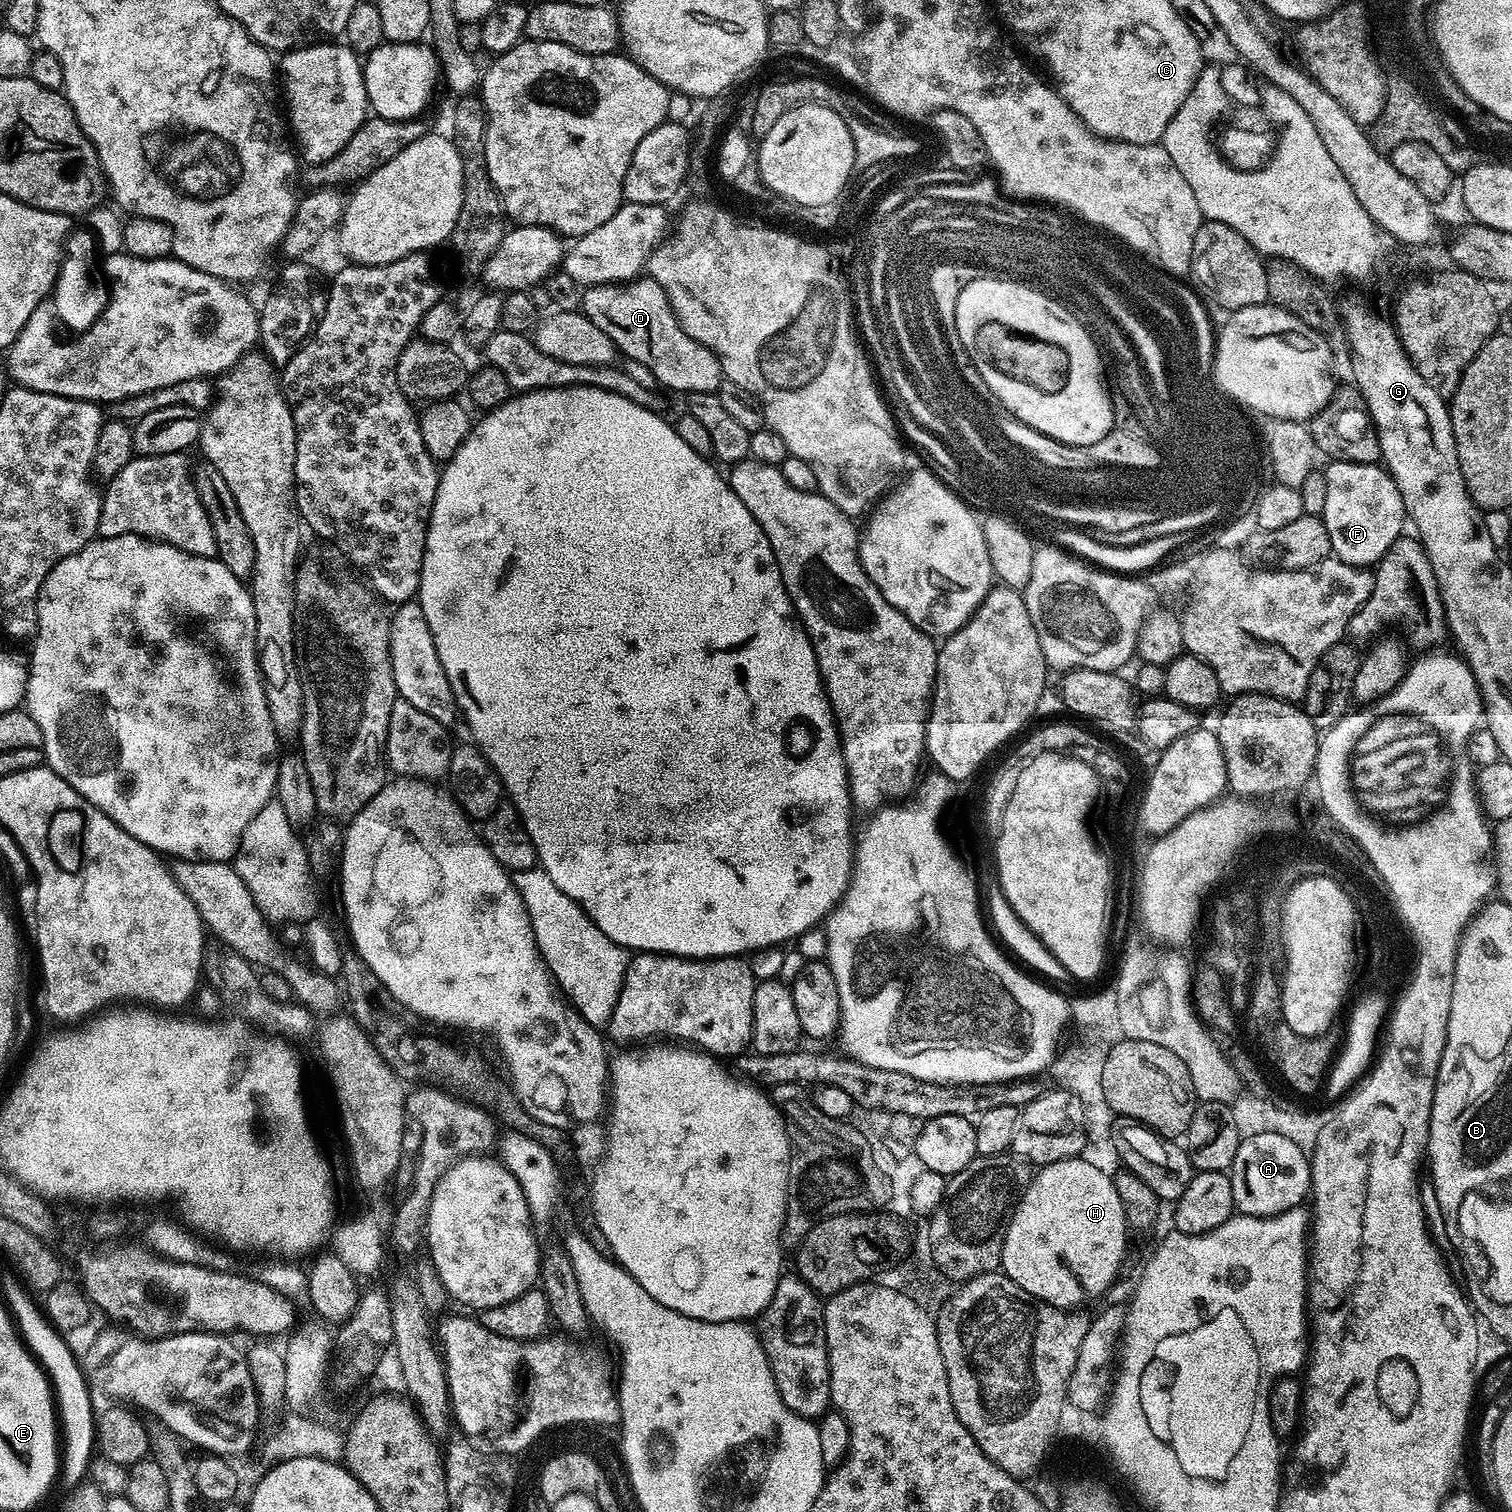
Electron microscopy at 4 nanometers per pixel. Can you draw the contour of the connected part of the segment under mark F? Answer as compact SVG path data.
M1342 459L1335 463L1326 468L1328 485L1322 513L1326 534L1330 534L1332 556L1356 568L1375 566L1405 531L1402 494L1392 480L1392 473L1380 464L1355 464Z

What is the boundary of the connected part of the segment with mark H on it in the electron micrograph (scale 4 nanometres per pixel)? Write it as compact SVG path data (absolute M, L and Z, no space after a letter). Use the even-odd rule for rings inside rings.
M1084 1159L1059 1160L1043 1165L1037 1171L1040 1173L1029 1182L1028 1189L1021 1196L1019 1193L1004 1229L1000 1259L1004 1275L1022 1286L1026 1294L1034 1294L1034 1298L1054 1307L1075 1309L1102 1295L1115 1282L1120 1263L1124 1260L1124 1251L1128 1248L1128 1219L1122 1198L1118 1198L1118 1190L1114 1190L1112 1176Z

